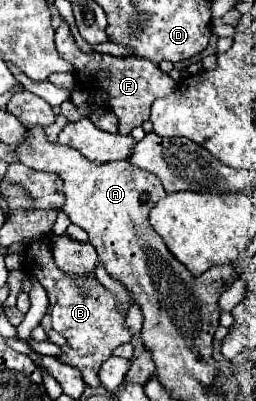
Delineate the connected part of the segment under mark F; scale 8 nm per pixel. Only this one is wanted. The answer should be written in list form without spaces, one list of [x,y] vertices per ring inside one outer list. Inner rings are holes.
[[[61,21],[61,27],[55,33],[55,43],[57,43],[57,51],[59,55],[73,63],[73,71],[77,77],[77,83],[83,91],[89,93],[105,93],[107,97],[107,109],[111,113],[117,115],[119,119],[119,133],[121,135],[129,135],[133,127],[139,127],[143,121],[149,119],[149,111],[151,111],[151,103],[159,97],[169,95],[171,91],[175,91],[175,81],[165,75],[155,63],[147,61],[147,59],[135,59],[133,55],[129,57],[113,57],[113,55],[101,55],[101,53],[85,53],[77,47],[69,25],[65,21]]]

